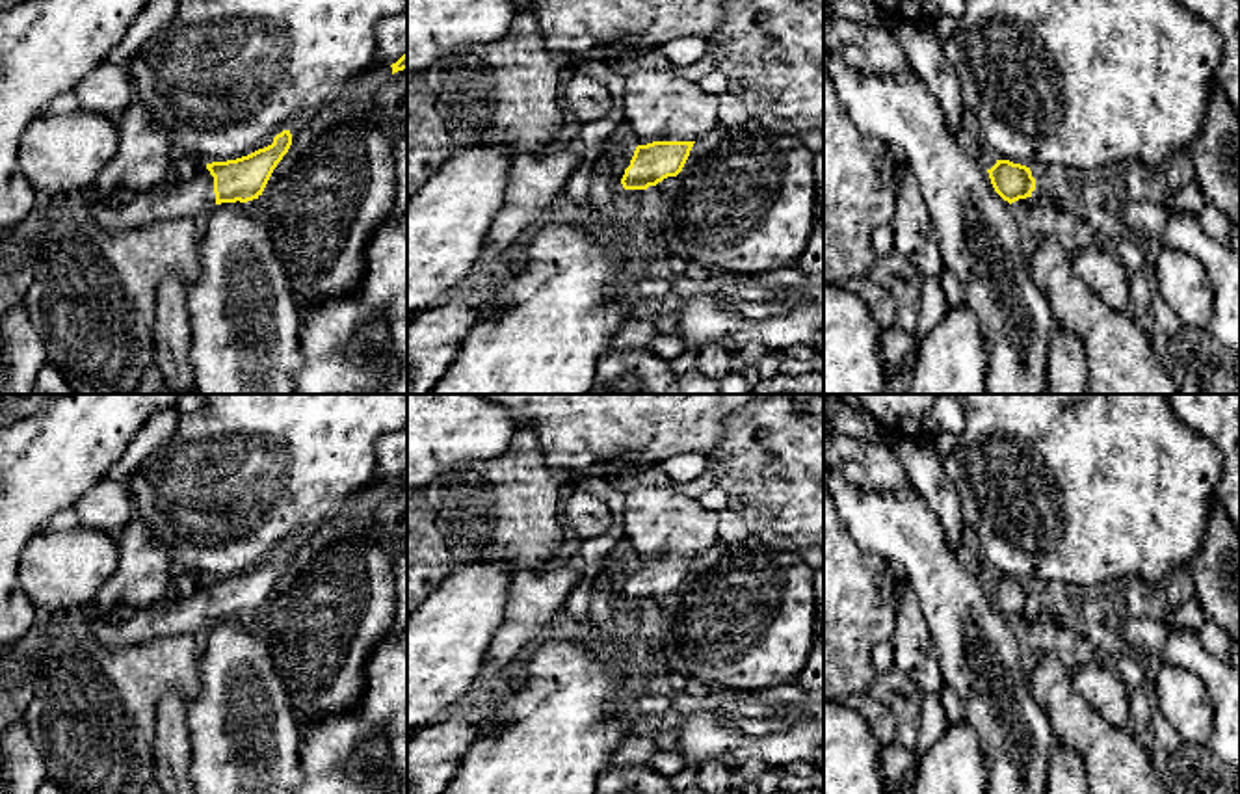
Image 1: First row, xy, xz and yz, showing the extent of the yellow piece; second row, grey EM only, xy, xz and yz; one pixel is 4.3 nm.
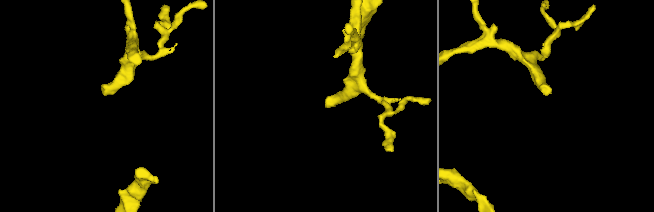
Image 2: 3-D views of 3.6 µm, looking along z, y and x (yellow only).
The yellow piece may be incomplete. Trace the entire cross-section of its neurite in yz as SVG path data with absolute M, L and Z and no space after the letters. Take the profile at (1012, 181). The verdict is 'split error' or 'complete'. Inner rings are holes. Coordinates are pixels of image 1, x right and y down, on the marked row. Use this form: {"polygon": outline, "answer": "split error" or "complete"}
{"polygon": "M996 160L987 173L995 192L1009 205L1032 197L1032 192L1036 190L1036 179L1026 165Z", "answer": "complete"}

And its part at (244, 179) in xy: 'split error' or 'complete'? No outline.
split error

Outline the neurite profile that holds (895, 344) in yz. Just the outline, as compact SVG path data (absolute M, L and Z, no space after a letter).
M881 329L879 333L879 355L887 368L894 368L915 348L915 333L900 329Z

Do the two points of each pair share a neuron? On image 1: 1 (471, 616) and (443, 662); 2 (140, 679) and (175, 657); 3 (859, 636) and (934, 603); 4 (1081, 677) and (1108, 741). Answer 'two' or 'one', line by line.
1: one
2: one
3: two
4: two

